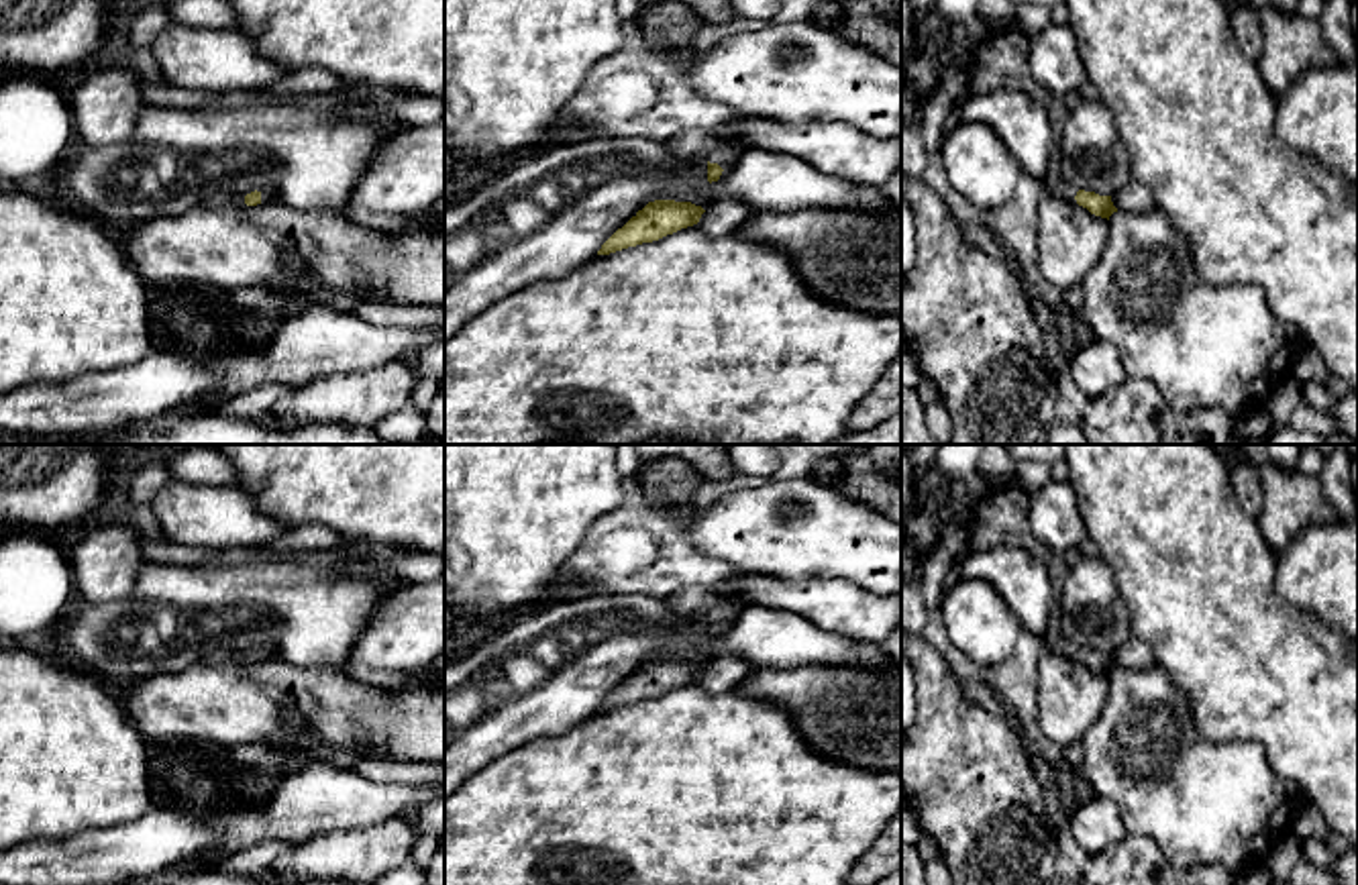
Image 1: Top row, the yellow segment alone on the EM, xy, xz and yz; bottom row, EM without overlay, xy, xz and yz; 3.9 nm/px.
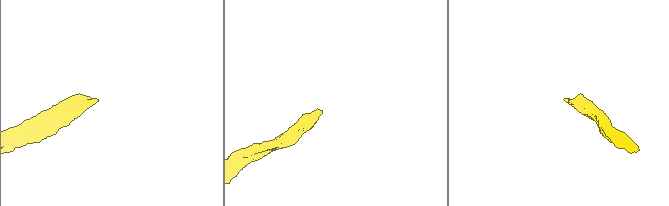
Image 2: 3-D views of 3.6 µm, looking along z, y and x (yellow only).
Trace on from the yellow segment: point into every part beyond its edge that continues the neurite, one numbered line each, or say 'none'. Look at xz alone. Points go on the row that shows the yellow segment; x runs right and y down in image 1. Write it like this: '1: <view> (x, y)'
1: xz (692, 143)

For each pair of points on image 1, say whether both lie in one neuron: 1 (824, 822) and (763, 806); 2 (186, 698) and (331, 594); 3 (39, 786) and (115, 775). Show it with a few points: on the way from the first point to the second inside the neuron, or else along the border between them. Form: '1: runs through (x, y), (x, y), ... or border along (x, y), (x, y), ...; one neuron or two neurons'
1: runs through (810, 820), (790, 820), (777, 814); one neuron
2: border along (278, 655), (298, 665), (325, 667); two neurons
3: runs through (58, 775), (96, 775); one neuron

